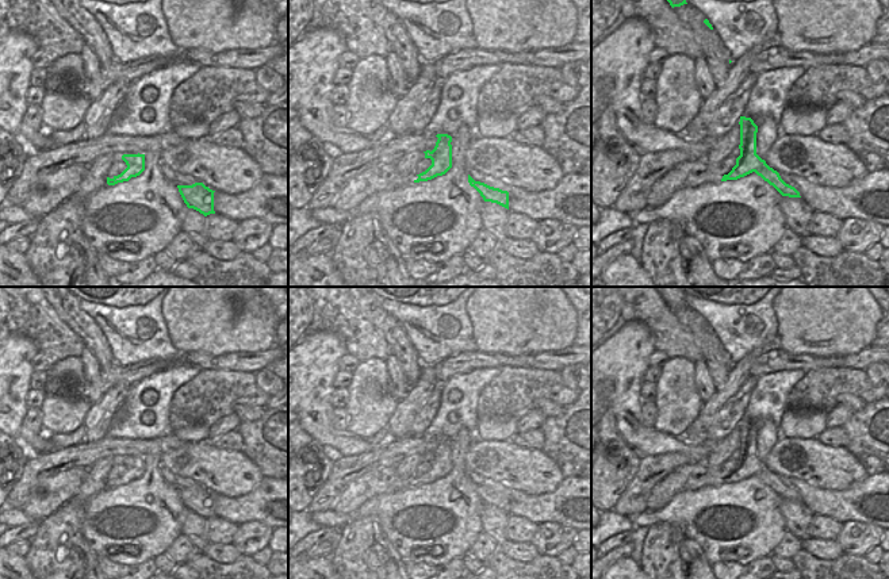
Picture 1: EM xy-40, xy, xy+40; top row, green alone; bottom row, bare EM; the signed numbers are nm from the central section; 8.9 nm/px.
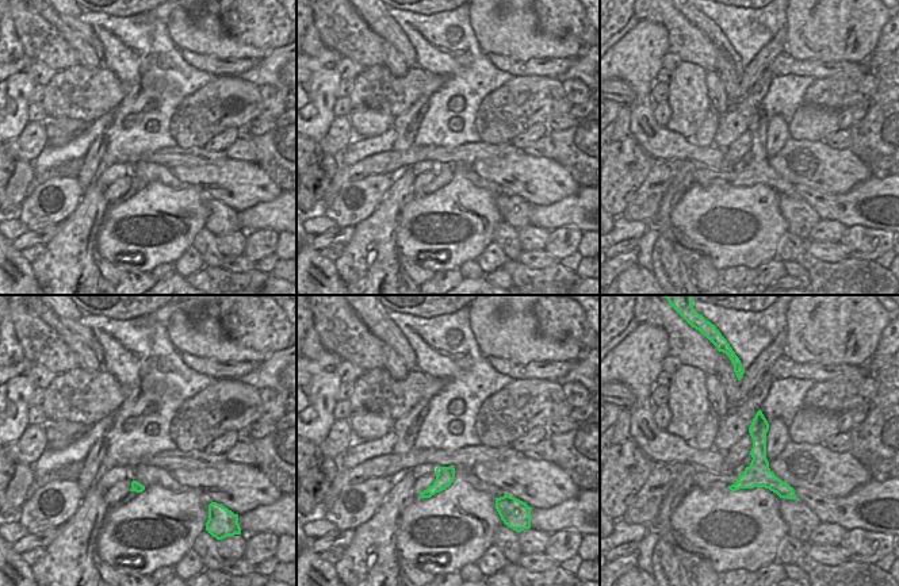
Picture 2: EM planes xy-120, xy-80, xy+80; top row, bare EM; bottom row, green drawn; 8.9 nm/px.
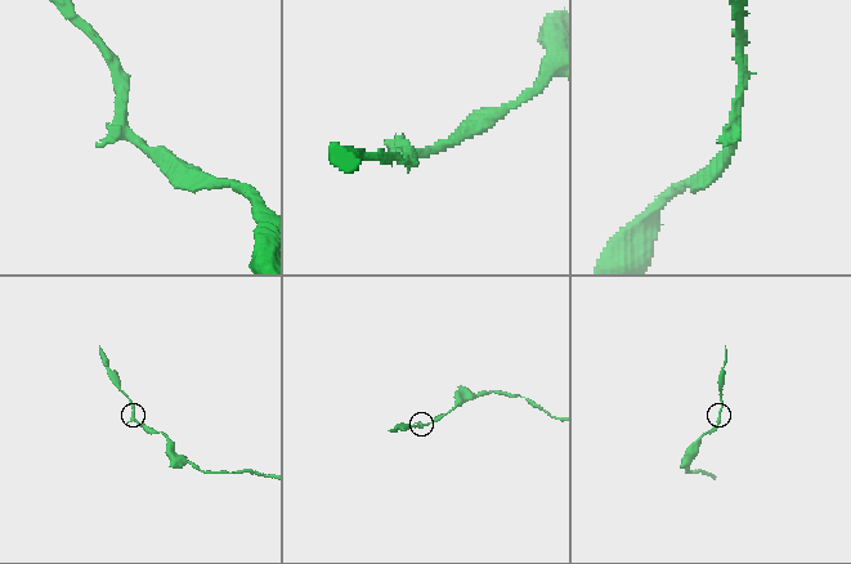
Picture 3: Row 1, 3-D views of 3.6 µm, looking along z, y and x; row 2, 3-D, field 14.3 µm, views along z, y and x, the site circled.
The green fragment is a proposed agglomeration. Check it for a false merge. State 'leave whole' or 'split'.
split

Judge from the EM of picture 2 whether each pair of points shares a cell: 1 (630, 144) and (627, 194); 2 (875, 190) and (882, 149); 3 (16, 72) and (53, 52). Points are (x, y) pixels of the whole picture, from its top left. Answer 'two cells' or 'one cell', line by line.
1: one cell
2: two cells
3: two cells

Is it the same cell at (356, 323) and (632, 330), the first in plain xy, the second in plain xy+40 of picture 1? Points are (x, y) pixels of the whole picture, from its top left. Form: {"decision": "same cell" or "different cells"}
{"decision": "different cells"}

